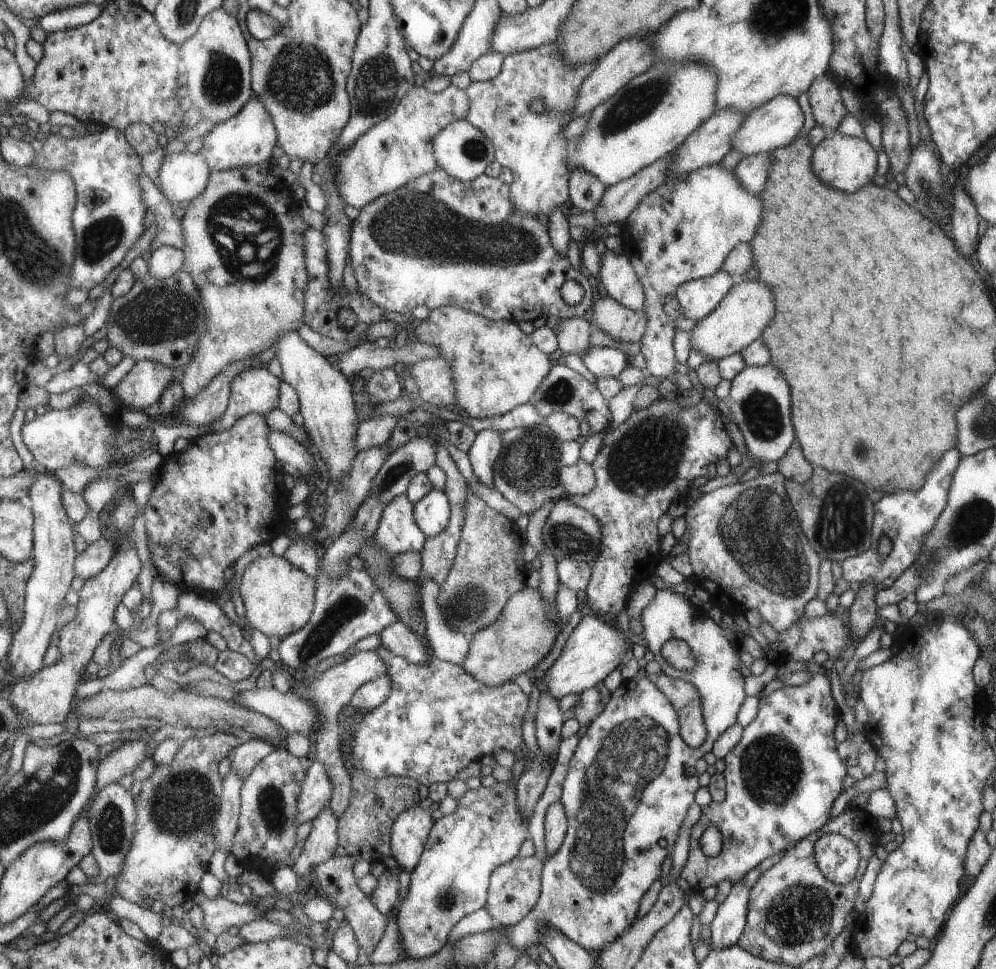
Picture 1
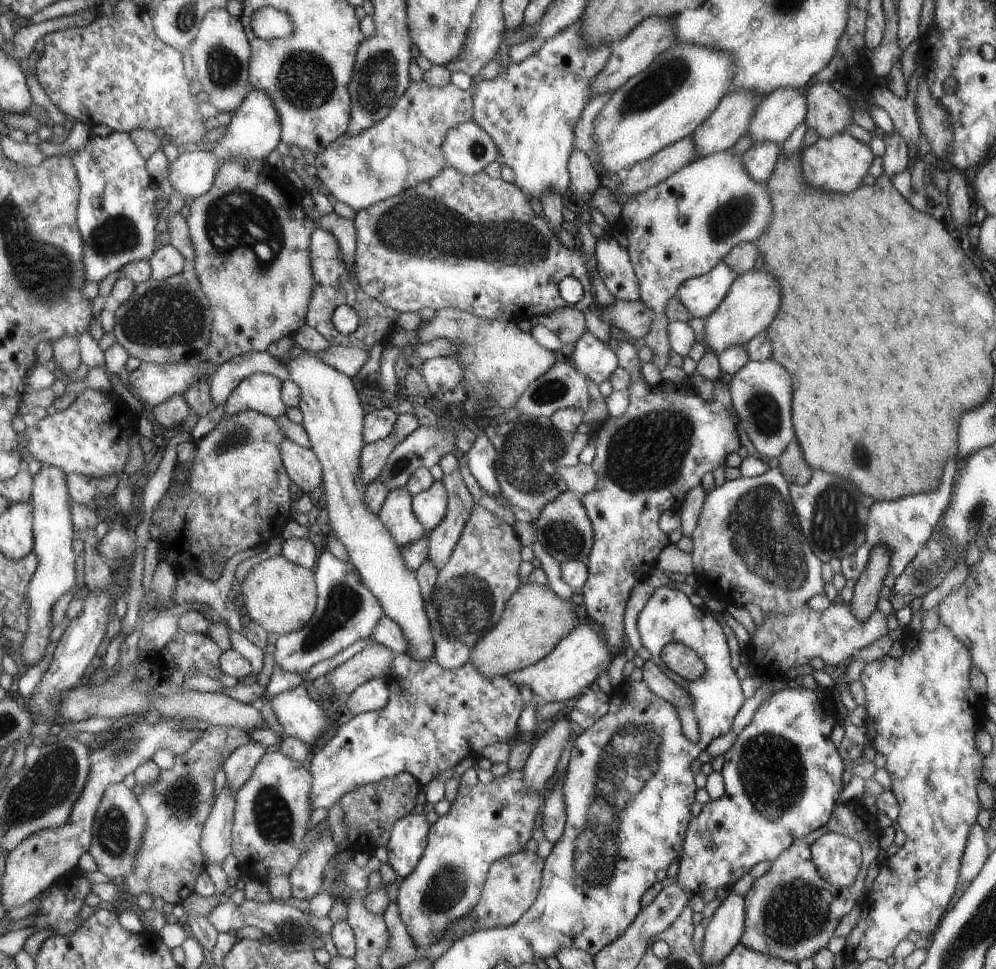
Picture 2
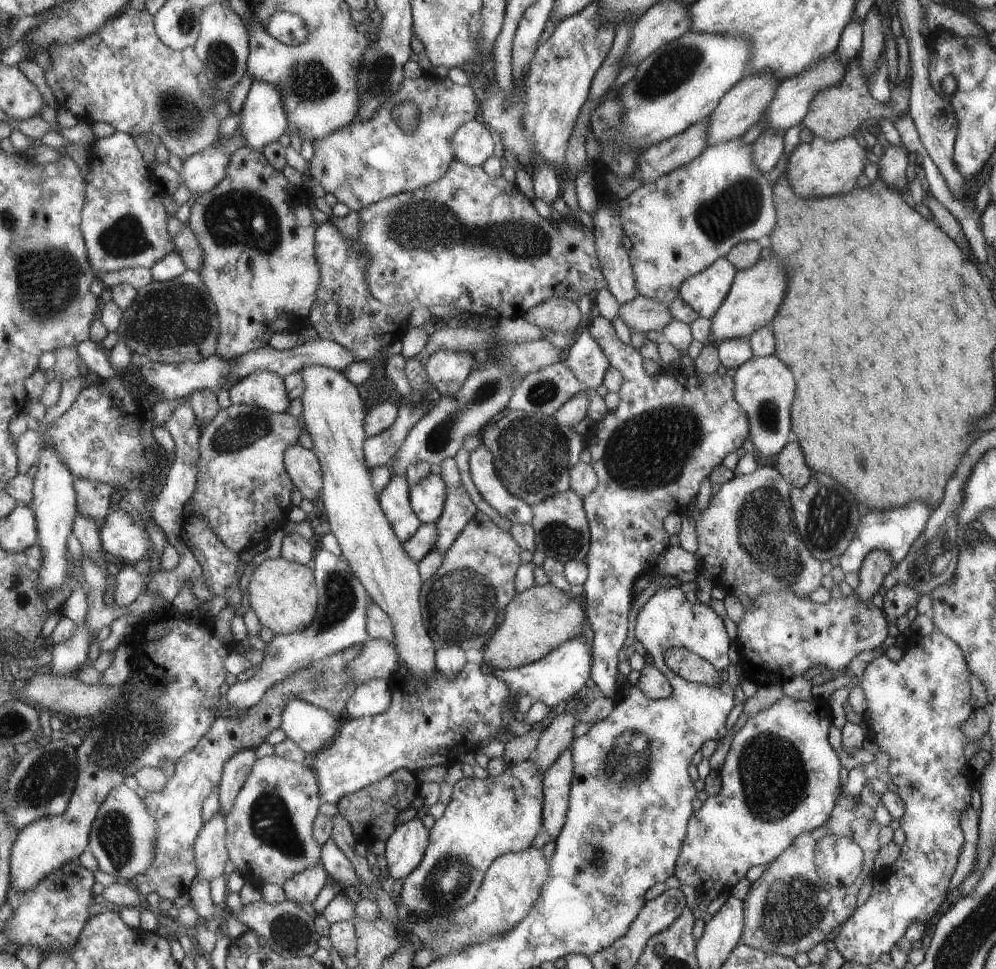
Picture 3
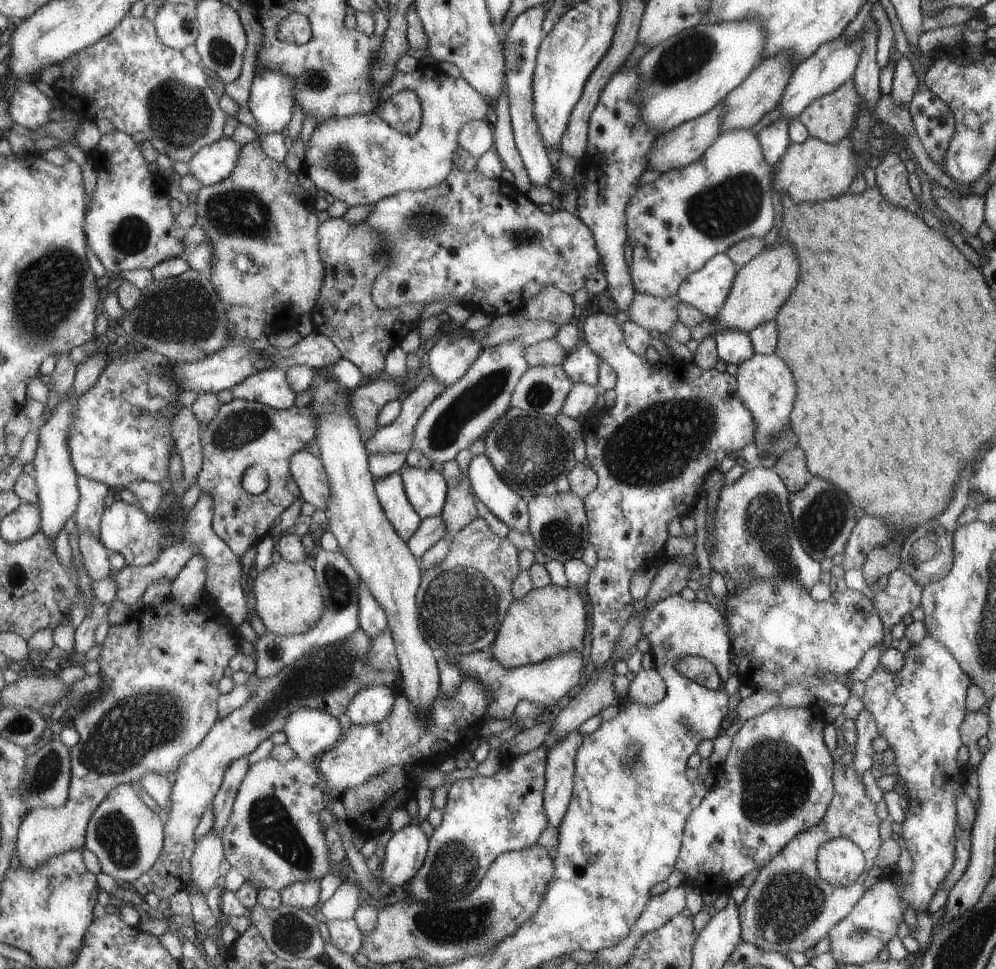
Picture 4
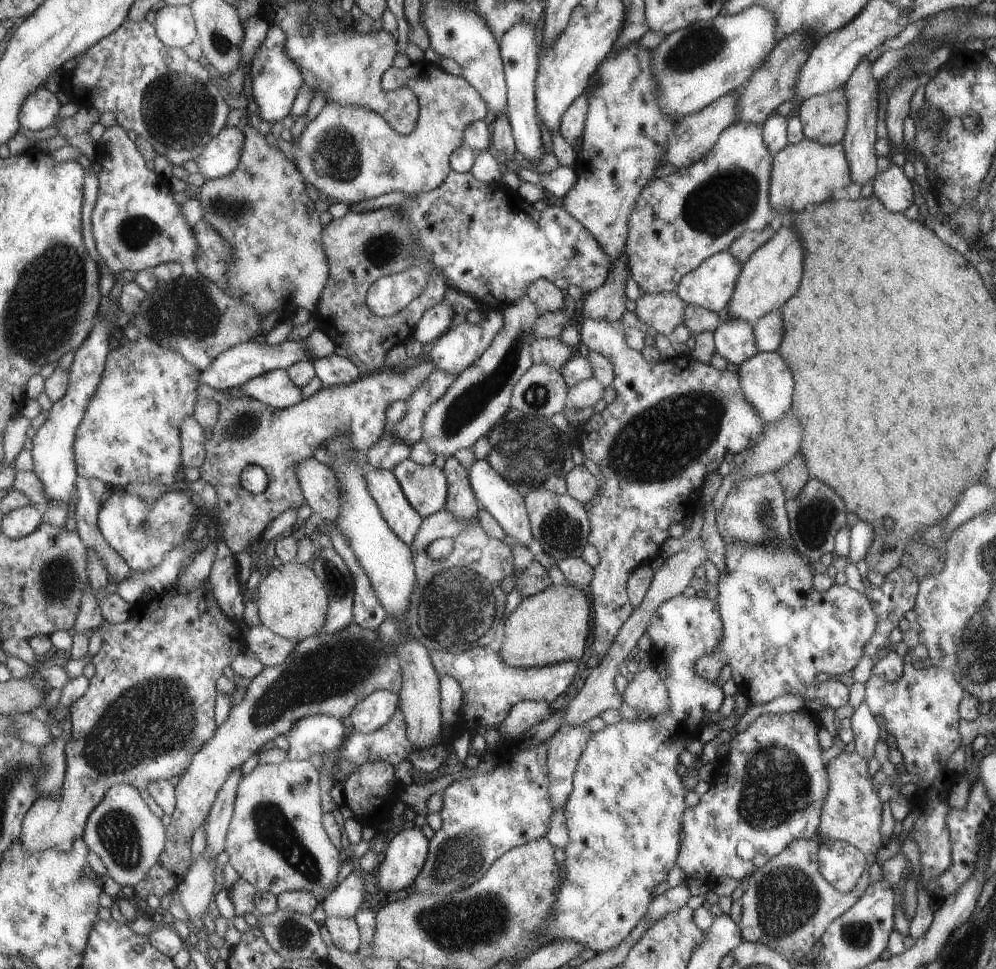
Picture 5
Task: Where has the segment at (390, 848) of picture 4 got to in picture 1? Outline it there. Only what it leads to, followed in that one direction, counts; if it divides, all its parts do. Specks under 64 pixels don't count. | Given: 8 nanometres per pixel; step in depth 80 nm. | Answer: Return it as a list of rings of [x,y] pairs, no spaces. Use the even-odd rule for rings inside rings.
[[[421,806],[411,807],[397,817],[392,832],[392,854],[401,870],[412,872],[420,863],[435,823],[431,810]]]

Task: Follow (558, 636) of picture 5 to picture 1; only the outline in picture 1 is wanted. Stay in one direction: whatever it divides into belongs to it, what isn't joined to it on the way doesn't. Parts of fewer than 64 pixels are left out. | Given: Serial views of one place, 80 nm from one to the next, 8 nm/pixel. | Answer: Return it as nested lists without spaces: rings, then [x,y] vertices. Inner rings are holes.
[[[522,588],[509,598],[493,623],[474,632],[469,637],[468,651],[465,662],[462,664],[465,667],[465,672],[489,687],[496,687],[529,669],[533,669],[540,660],[545,658],[554,643],[555,637],[563,627],[558,626],[559,620],[560,616],[556,608],[548,605],[537,589]]]

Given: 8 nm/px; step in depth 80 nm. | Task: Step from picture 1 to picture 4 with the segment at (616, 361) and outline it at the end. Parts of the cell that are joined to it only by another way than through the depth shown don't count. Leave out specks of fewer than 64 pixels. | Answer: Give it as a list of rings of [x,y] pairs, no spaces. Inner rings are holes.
[[[580,340],[560,367],[564,369],[571,382],[595,385],[600,362],[600,357],[587,346],[587,343]]]

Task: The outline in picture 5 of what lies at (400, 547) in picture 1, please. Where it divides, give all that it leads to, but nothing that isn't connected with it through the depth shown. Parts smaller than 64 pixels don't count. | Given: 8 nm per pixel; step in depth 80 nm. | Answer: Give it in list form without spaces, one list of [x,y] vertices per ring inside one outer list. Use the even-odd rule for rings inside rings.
[[[369,469],[368,478],[373,498],[380,505],[385,520],[401,540],[411,545],[424,524],[424,518],[405,496],[399,478],[392,471],[375,469]]]

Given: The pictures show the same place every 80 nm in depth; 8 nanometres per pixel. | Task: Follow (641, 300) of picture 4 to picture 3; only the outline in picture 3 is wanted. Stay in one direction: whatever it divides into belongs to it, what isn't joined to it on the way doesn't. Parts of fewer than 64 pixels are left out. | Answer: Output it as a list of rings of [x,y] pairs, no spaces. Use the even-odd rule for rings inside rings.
[[[639,294],[628,303],[618,305],[617,314],[631,332],[650,336],[657,334],[672,319],[668,305]]]

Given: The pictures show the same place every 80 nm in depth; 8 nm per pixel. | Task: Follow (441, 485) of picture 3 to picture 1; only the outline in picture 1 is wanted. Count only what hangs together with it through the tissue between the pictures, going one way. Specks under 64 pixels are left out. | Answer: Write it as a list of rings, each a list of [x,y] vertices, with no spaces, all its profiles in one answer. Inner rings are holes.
[[[435,487],[414,505],[416,521],[429,537],[438,535],[448,527],[452,504],[444,490]]]

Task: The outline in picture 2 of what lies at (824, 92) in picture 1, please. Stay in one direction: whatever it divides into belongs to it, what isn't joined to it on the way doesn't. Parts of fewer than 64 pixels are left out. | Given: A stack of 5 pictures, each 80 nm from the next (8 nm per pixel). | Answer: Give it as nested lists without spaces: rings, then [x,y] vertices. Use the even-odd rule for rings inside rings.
[[[827,82],[813,83],[806,90],[806,112],[803,115],[807,127],[814,128],[819,137],[831,138],[845,132],[845,126],[852,123],[851,107],[847,97],[844,97]]]

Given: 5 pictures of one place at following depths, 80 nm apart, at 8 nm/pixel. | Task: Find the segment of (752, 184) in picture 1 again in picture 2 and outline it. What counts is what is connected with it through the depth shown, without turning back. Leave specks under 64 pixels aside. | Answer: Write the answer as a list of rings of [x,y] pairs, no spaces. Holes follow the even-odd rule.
[[[761,141],[751,145],[742,155],[742,163],[750,178],[757,182],[765,182],[774,169],[781,146],[776,142]]]

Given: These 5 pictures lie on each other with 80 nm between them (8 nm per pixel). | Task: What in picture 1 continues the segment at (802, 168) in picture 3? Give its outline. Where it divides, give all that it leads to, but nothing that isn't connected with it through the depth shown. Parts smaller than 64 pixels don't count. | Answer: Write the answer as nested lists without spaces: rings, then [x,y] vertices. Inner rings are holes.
[[[833,132],[825,136],[813,149],[811,166],[829,184],[831,188],[843,190],[843,192],[855,192],[859,186],[871,183],[875,174],[875,163],[877,162],[876,149],[865,139],[841,135]]]

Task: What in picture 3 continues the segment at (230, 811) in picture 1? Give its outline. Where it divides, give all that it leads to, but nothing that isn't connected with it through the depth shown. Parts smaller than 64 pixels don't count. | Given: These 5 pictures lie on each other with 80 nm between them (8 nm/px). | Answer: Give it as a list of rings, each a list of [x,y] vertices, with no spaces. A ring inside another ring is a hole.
[[[218,810],[217,814],[203,827],[196,840],[196,863],[198,875],[211,882],[223,876],[225,864],[230,860],[226,841],[227,815]]]

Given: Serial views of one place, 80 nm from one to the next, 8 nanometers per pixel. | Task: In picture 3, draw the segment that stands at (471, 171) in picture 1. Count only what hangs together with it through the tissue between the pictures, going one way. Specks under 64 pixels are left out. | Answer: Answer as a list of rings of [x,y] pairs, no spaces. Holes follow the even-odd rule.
[[[478,119],[467,121],[452,138],[455,158],[467,167],[476,167],[493,152],[493,138],[489,129]]]

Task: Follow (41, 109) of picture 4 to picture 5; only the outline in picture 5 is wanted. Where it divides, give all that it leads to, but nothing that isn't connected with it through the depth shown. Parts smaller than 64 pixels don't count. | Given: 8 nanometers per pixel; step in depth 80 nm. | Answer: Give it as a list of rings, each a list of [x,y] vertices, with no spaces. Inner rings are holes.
[[[43,86],[37,88],[37,91],[25,98],[25,103],[21,106],[20,125],[31,131],[54,126],[59,121],[57,114],[61,106],[57,94]]]

